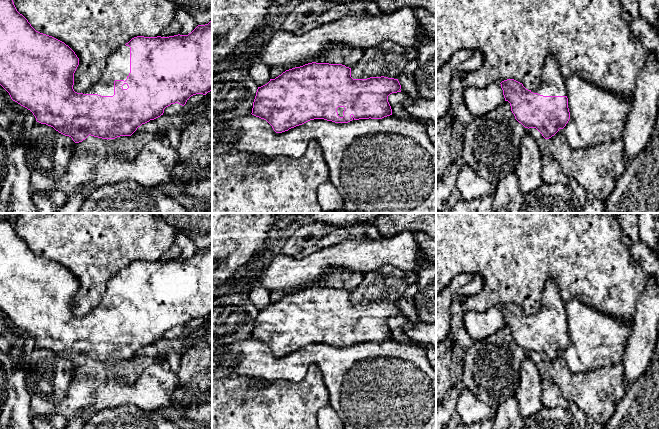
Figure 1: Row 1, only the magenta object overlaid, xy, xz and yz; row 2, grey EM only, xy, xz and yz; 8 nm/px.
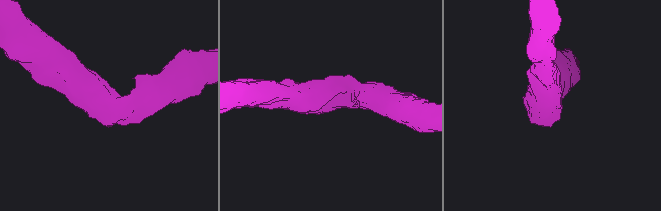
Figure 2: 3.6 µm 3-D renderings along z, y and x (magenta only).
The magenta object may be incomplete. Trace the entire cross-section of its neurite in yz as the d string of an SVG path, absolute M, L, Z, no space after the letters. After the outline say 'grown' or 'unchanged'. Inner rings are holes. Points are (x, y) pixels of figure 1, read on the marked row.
M554 55L546 57L541 82L536 89L528 90L514 79L500 84L515 119L525 128L536 128L545 139L549 139L568 123L570 112L565 78Z; grown

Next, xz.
M312 62L286 70L258 87L251 114L266 120L276 133L288 131L314 119L335 123L382 119L392 115L388 96L401 92L400 89L398 79L384 76L353 79L351 68L345 65Z; grown

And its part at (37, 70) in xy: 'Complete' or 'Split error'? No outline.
Split error

